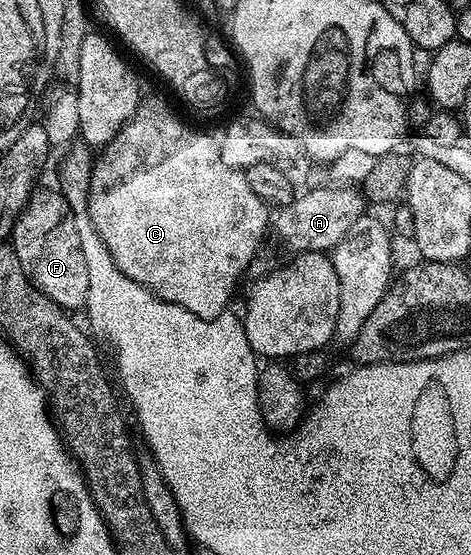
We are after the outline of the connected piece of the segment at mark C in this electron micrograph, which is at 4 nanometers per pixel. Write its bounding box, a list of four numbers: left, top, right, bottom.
[87,100,269,321]

